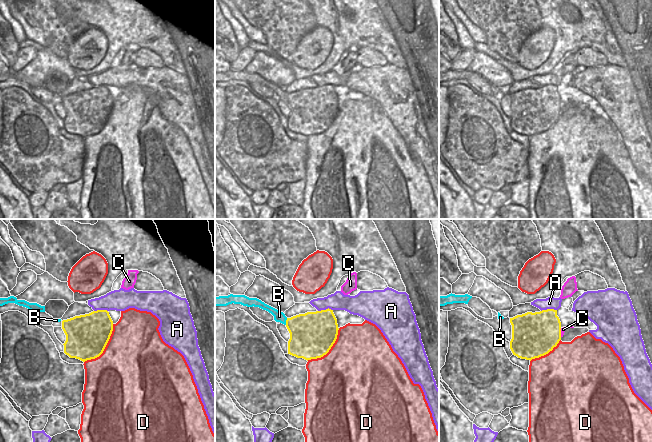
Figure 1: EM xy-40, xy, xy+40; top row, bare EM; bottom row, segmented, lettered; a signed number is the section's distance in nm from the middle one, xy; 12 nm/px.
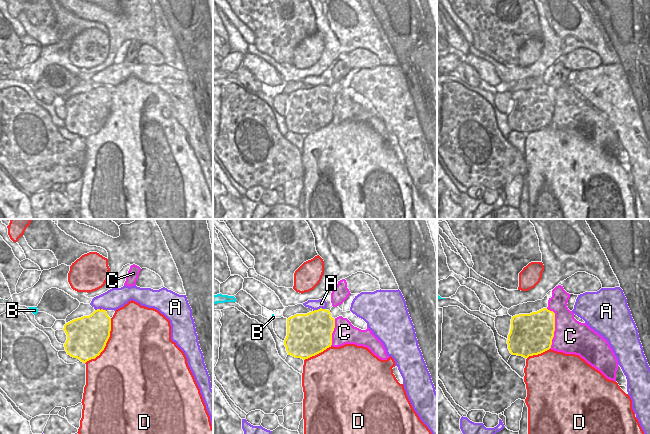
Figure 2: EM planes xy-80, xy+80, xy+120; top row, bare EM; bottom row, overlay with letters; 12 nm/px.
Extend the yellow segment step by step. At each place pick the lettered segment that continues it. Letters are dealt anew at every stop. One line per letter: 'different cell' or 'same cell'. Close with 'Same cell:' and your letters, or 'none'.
A: different cell
B: same cell
C: different cell
D: different cell
Same cell: B

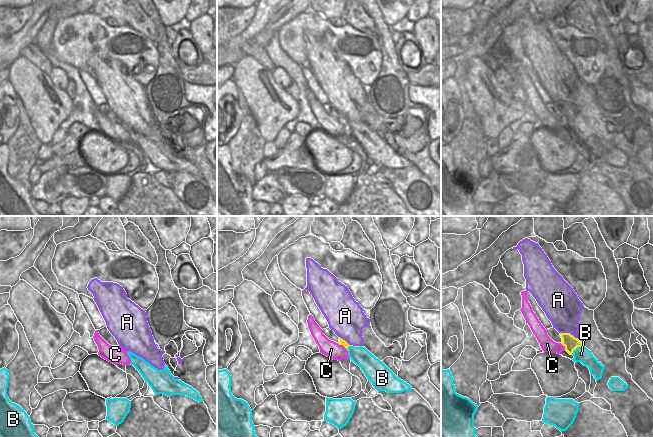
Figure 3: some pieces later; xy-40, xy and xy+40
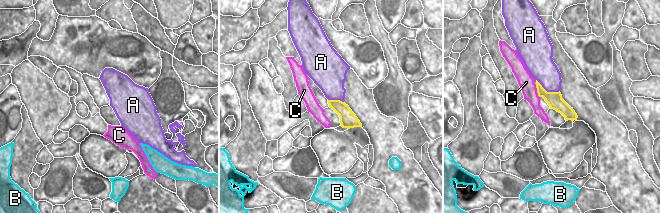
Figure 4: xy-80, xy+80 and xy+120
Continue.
A: different cell
B: same cell
C: different cell
Same cell: B

